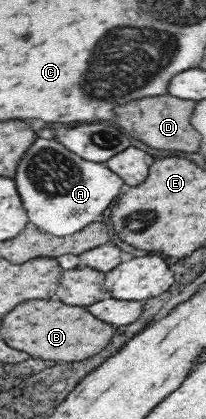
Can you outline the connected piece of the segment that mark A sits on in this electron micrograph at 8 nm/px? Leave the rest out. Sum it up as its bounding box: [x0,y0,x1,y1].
[16,140,124,236]

